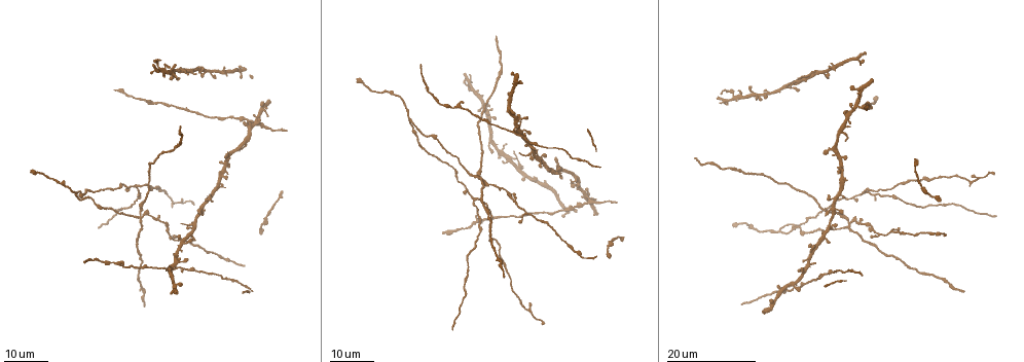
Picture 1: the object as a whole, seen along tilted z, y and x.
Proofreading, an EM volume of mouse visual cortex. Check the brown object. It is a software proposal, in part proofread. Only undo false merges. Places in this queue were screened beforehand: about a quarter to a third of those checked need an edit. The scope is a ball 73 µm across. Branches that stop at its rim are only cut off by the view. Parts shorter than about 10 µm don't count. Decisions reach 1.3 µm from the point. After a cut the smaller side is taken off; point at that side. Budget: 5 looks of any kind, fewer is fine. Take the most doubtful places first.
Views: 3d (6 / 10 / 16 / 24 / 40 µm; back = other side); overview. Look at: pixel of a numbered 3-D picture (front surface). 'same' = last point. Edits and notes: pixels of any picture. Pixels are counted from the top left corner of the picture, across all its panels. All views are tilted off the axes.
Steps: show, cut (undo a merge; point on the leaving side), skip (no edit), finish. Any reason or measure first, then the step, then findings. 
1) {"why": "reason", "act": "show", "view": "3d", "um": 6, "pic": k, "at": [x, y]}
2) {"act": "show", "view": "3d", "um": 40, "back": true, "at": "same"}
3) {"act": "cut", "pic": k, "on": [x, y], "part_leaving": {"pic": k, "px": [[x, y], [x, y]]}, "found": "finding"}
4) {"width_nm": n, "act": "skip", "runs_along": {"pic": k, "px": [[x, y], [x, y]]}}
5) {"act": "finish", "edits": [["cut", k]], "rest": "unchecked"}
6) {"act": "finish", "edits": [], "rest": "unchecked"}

{"why": "four arms meet", "act": "show", "view": "3d", "um": 16, "pic": 1, "at": [138, 214]}

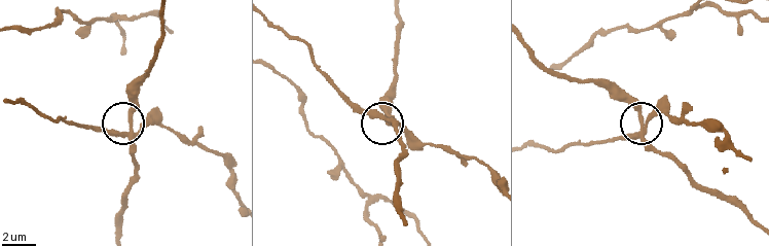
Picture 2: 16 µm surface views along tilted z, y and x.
{"why": "zoom in", "act": "show", "view": "3d", "um": 6, "pic": 2, "at": [129, 128]}

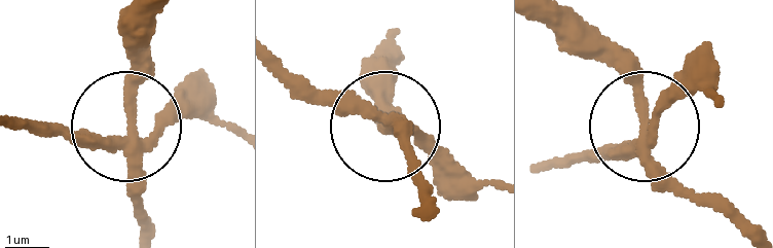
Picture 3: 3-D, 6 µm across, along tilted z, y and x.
{"arms": 4, "act": "cut", "pic": 3, "on": [142, 81], "part_leaving": {"pic": 3, "px": [[133, 142], [146, 20]]}, "found": "a second neuron is stuck on"}

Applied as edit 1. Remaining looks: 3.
{"why": "see it whole again", "act": "show", "view": "overview"}

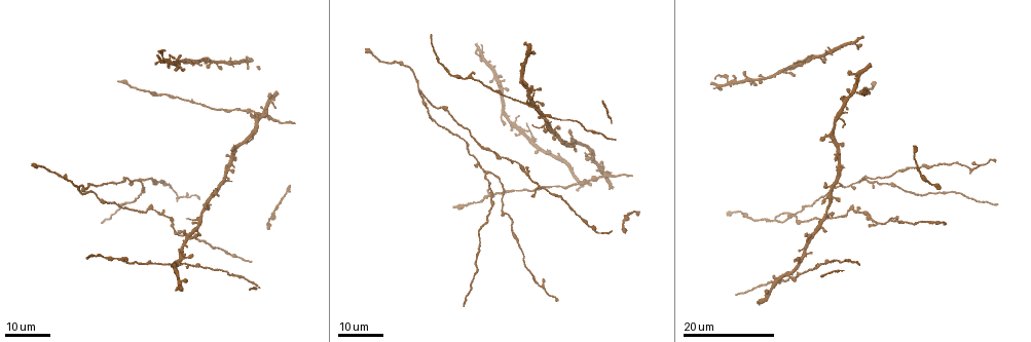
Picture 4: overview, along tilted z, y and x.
{"why": "side arm on a straight run", "act": "show", "view": "3d", "um": 24, "pic": 4, "at": [419, 90]}

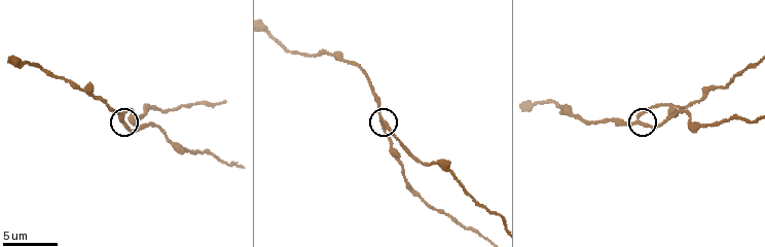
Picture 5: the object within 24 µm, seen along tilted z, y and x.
{"why": "zoom in", "act": "show", "view": "3d", "um": 6, "pic": 5, "at": [380, 118]}

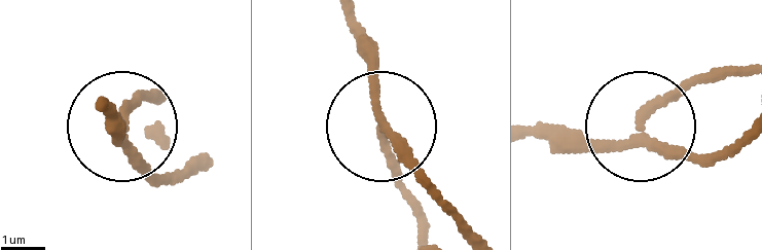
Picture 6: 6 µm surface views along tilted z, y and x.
{"width_nm": 180, "act": "cut", "pic": 6, "on": [143, 91], "part_leaving": {"pic": 6, "px": [[646, 127], [691, 87], [748, 71]]}, "found": "a second neuron is stuck on"}

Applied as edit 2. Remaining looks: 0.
{"act": "finish", "edits": [["cut", 3], ["cut", 6]], "rest": "unchecked"}

